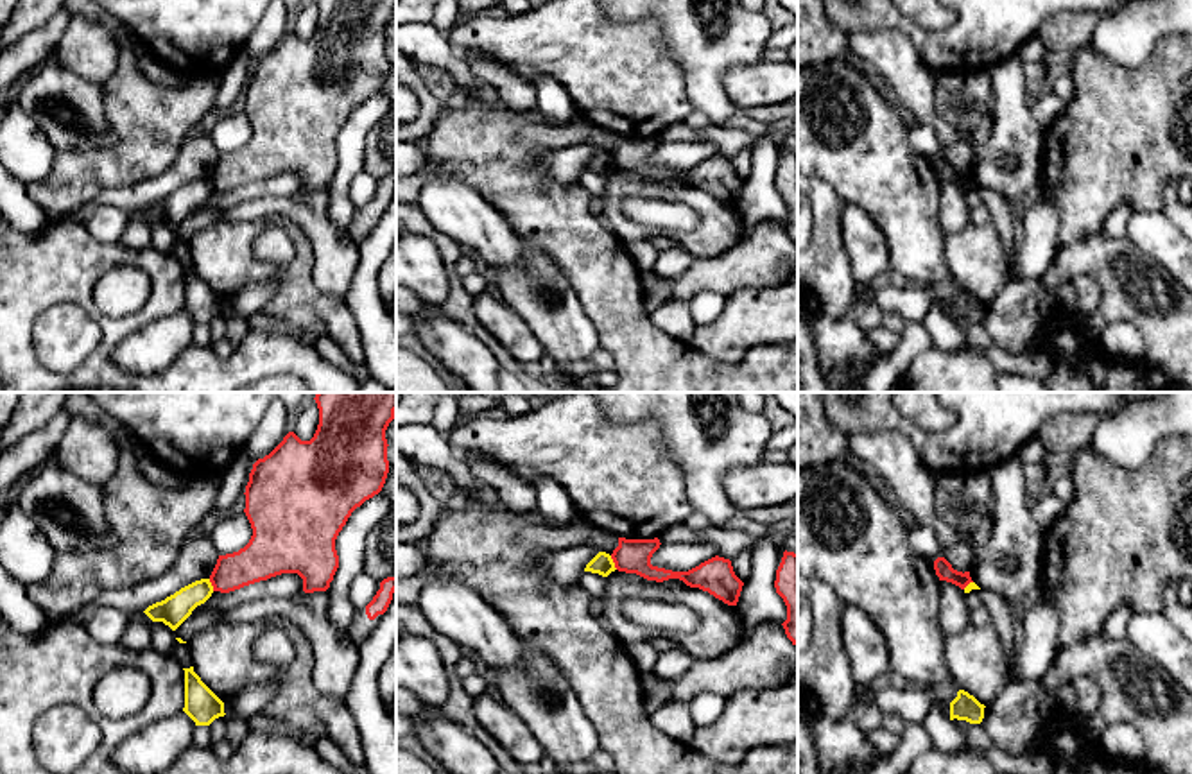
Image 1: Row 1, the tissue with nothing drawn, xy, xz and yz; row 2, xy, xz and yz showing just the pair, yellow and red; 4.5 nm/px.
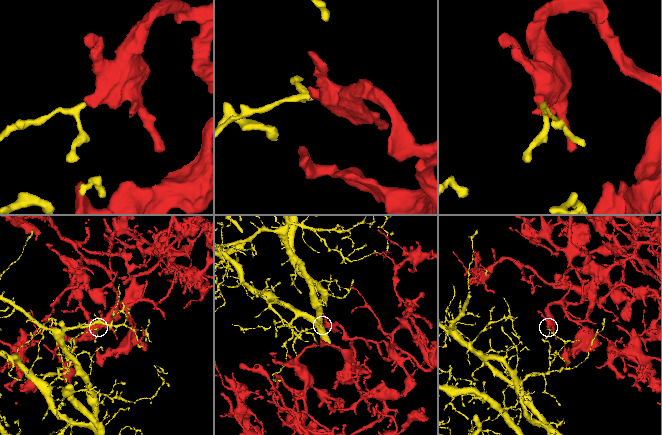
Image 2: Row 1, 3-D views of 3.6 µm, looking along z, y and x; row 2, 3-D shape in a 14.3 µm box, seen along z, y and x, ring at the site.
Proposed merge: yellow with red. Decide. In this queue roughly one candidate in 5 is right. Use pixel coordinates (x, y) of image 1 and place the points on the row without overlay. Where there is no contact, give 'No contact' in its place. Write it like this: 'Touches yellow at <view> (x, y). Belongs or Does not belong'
Touches yellow at xz (613, 162). Does not belong

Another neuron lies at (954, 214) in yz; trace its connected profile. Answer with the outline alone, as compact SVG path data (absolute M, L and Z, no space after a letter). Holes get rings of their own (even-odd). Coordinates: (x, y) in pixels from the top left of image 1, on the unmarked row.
M941 179L937 220L945 236L964 229L972 222L970 208L964 197L964 188Z

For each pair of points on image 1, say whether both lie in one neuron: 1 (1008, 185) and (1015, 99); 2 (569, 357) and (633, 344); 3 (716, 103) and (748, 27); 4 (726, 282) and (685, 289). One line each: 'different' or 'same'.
1: same
2: different
3: same
4: same

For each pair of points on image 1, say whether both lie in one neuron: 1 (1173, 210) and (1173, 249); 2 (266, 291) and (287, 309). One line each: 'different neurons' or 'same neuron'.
1: different neurons
2: different neurons

